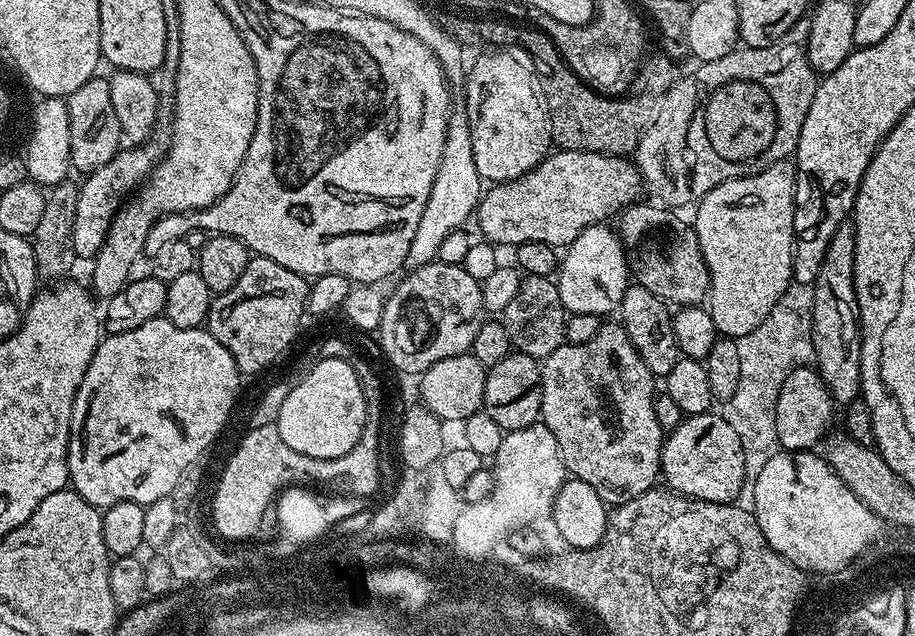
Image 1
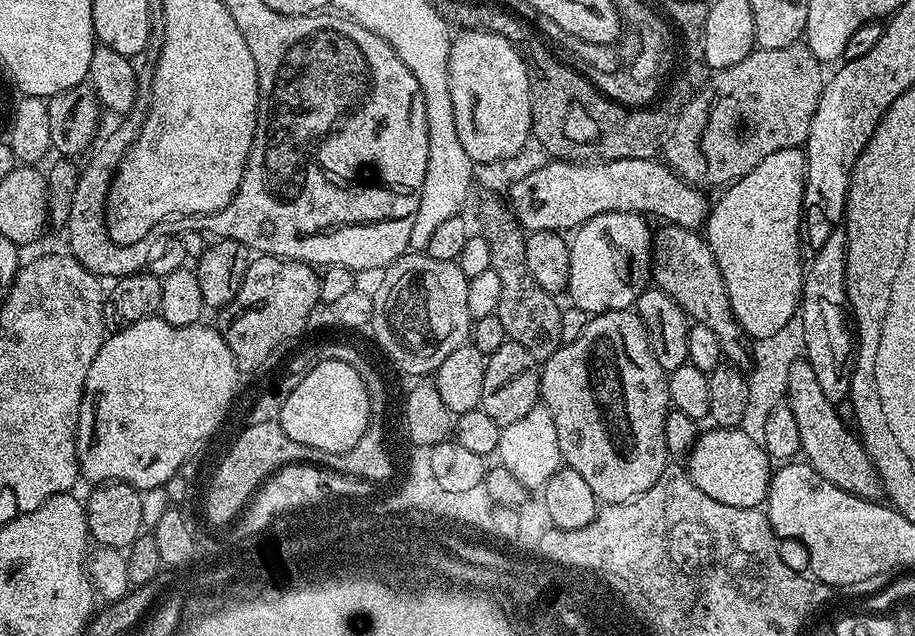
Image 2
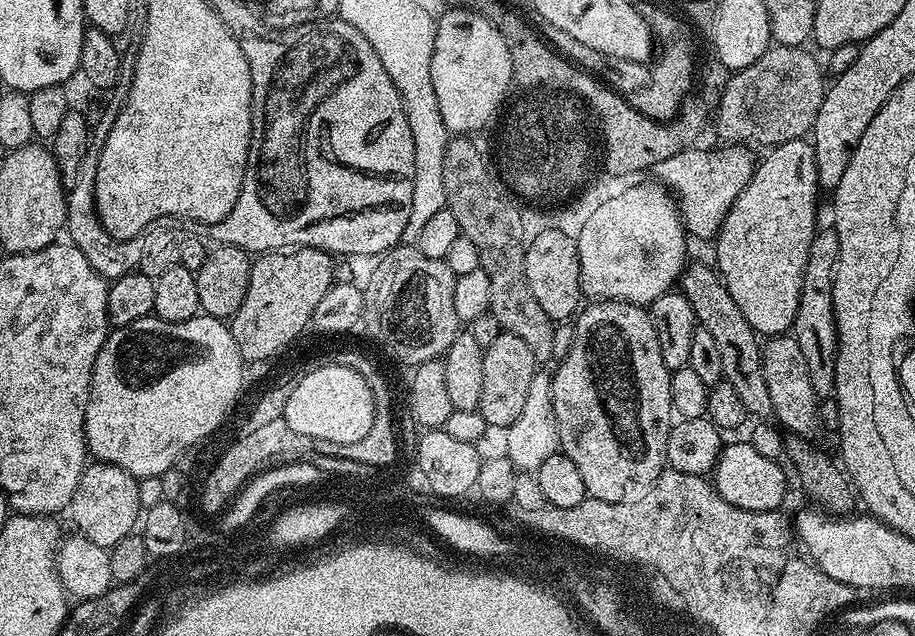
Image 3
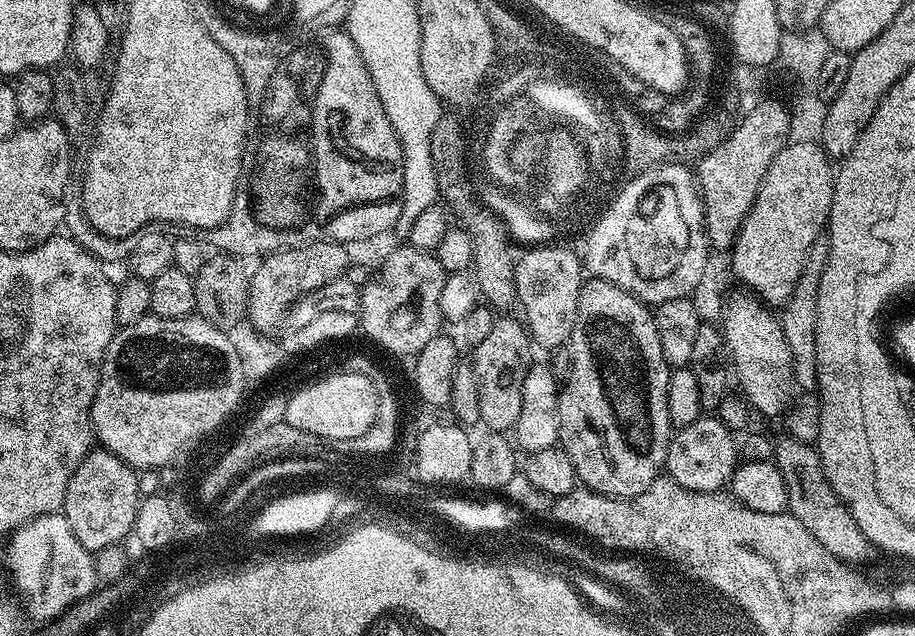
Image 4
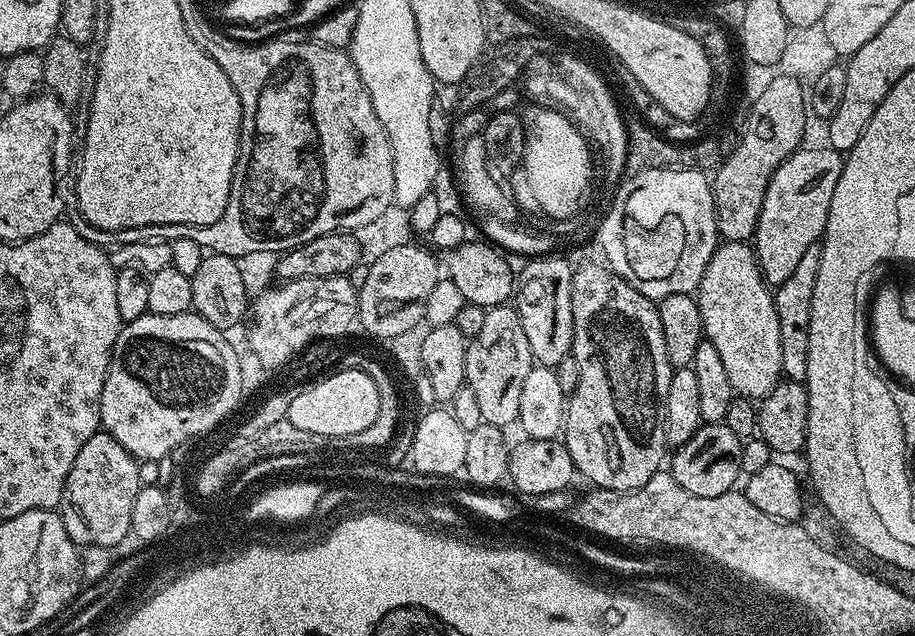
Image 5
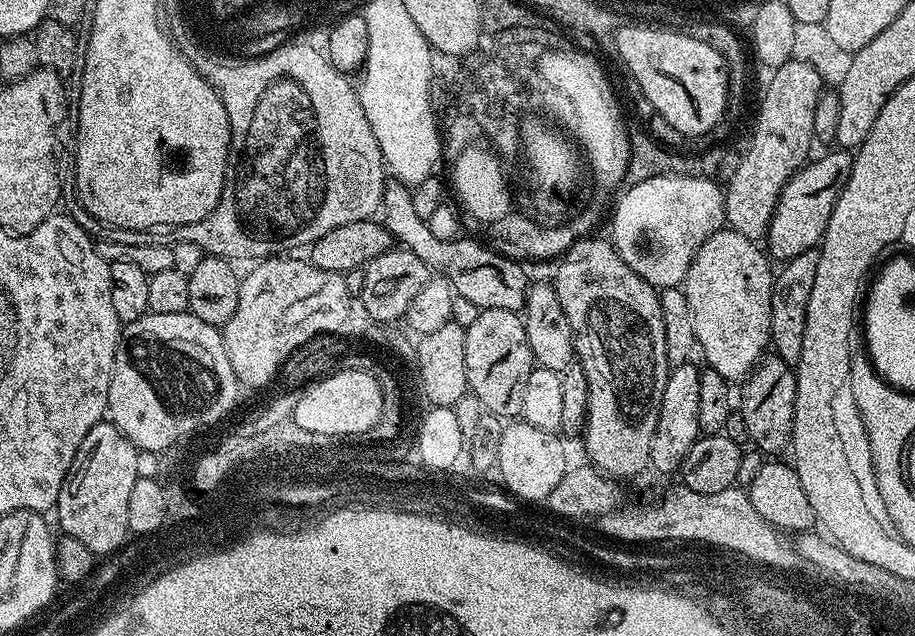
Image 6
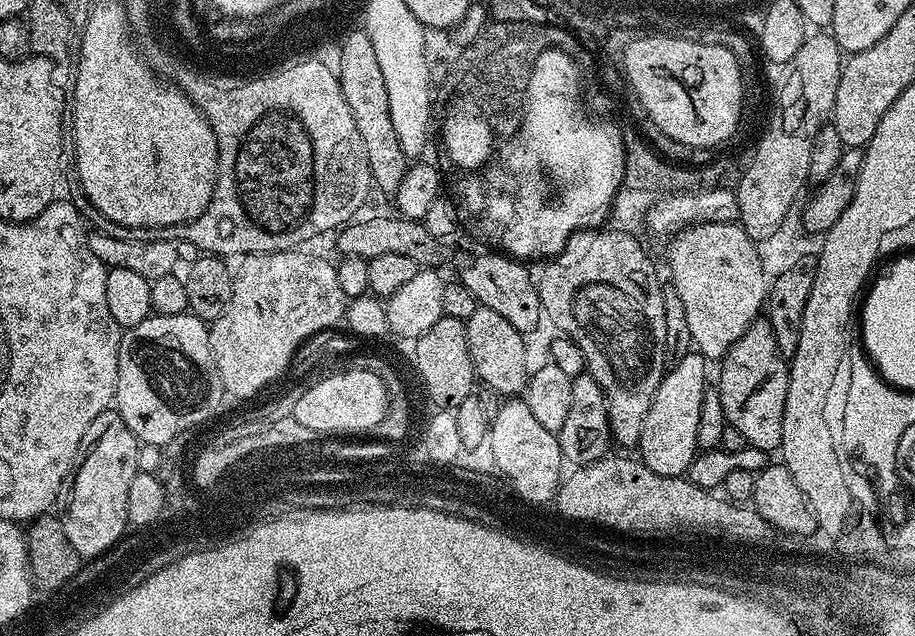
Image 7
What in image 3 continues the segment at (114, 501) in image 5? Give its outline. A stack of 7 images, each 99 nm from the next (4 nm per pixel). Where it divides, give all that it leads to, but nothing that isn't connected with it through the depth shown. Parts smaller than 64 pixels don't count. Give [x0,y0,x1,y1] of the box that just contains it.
[71,463,142,550]

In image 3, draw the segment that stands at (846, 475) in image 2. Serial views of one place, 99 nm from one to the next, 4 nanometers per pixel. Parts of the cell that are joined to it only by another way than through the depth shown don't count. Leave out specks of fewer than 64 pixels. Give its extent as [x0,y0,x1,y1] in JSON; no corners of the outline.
[762,335,820,438]

